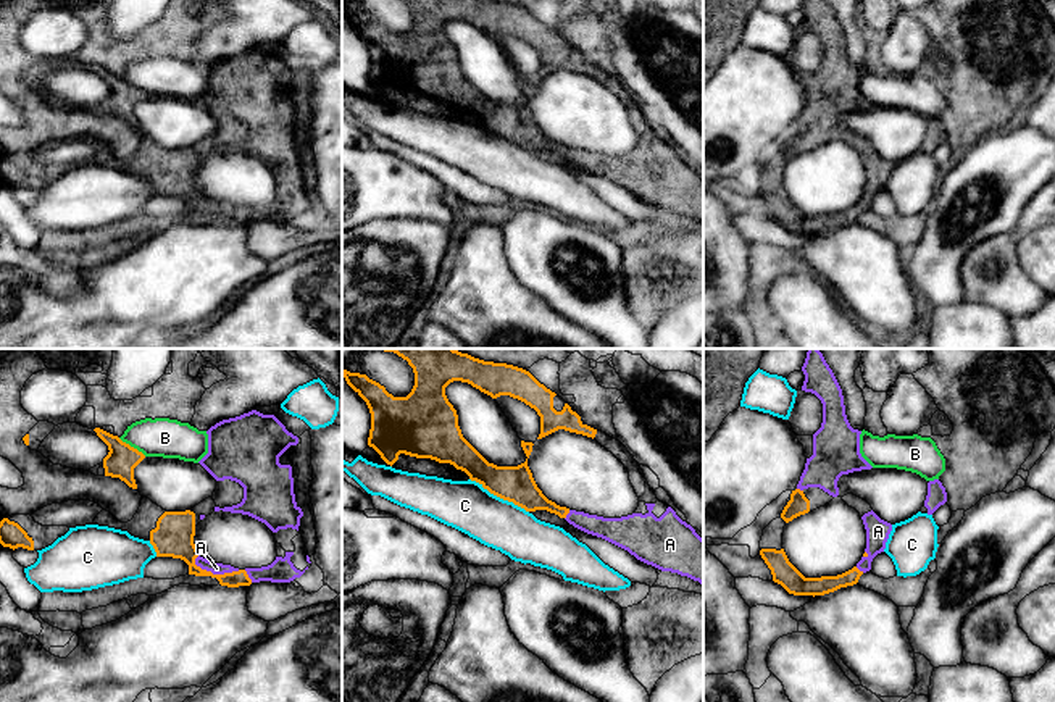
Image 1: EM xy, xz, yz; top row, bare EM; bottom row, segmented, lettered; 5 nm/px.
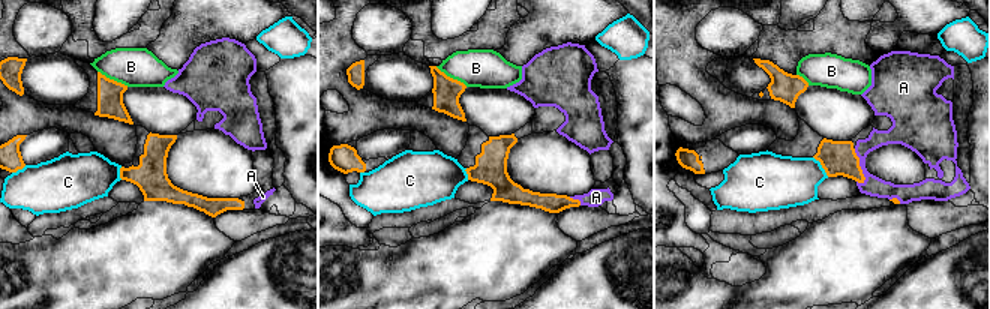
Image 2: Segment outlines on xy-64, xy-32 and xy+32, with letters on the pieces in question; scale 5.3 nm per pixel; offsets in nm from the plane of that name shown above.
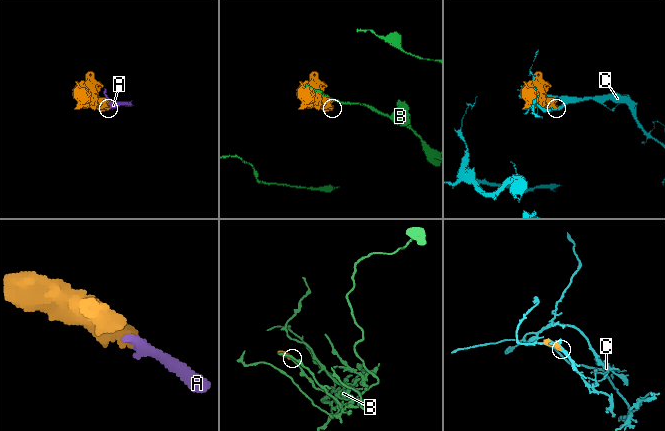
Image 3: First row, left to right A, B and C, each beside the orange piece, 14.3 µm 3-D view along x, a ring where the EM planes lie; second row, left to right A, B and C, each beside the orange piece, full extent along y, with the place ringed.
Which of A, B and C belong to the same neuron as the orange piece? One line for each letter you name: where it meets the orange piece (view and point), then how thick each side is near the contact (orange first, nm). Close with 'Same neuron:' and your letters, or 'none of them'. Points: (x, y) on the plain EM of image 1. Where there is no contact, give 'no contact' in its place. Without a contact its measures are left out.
A: xy (215, 213) | 160/60 nm
Same neuron: A

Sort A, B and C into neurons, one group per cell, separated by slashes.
A / B / C

